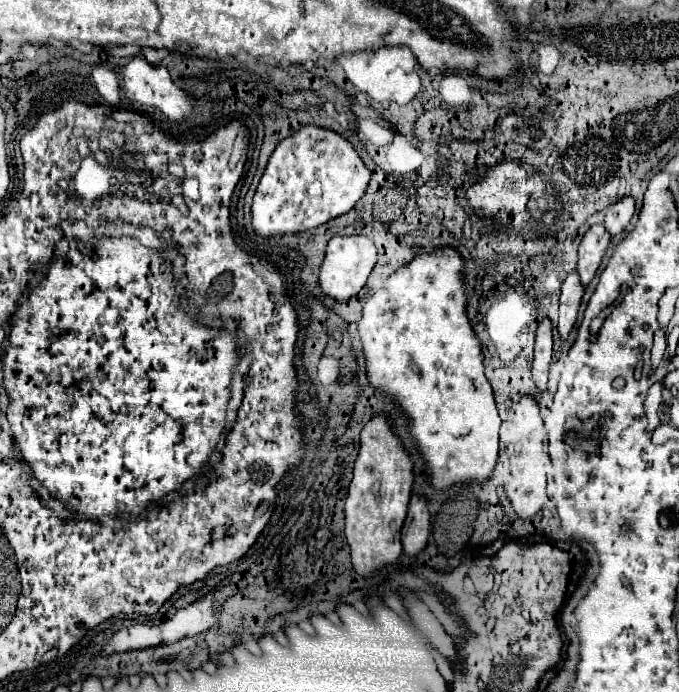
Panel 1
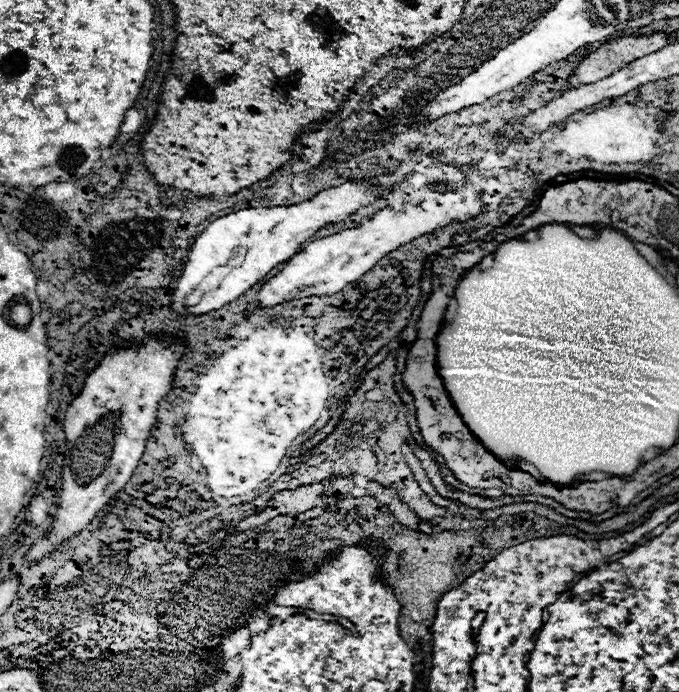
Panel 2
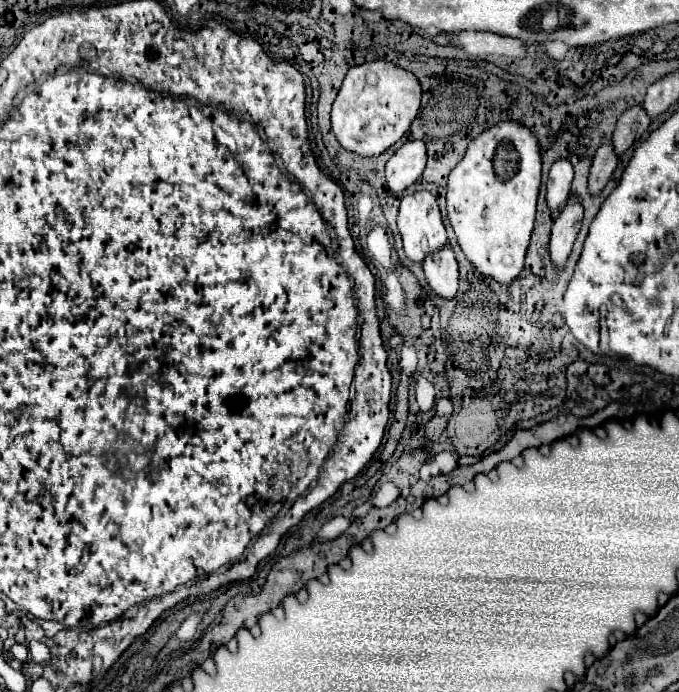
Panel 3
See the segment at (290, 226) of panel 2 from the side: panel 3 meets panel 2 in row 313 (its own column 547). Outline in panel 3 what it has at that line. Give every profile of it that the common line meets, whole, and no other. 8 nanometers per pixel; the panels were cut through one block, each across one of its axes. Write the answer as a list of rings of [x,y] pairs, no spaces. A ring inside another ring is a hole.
[[[556,160],[548,172],[546,182],[546,204],[550,212],[556,212],[566,204],[570,196],[570,184],[572,184],[572,164],[568,160]]]

